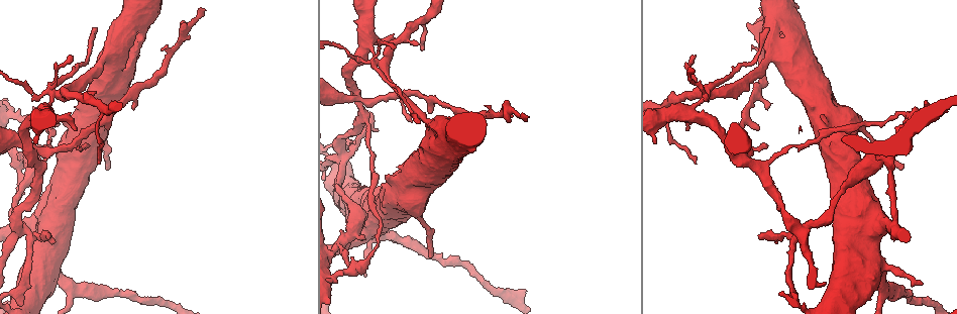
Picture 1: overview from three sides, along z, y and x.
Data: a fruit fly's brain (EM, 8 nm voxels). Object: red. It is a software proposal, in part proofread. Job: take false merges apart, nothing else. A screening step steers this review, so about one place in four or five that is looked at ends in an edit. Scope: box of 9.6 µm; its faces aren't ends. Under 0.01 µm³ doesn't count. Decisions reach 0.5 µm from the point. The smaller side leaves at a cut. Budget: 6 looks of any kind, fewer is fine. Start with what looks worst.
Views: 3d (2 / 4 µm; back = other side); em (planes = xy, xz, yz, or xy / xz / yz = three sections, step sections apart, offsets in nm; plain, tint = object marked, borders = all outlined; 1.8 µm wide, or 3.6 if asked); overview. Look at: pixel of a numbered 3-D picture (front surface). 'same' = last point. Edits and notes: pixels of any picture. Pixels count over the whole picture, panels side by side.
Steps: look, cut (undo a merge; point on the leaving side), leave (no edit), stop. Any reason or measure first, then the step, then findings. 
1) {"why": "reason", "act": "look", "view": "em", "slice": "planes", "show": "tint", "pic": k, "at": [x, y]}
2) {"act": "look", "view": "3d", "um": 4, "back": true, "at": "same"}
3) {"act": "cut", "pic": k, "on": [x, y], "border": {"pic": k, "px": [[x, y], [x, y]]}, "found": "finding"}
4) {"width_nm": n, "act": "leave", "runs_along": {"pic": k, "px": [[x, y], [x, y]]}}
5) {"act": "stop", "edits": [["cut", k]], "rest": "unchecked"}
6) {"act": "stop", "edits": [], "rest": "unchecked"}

{"why": "branch point", "act": "look", "view": "3d", "um": 2, "back": true, "pic": 1, "at": [343, 158]}

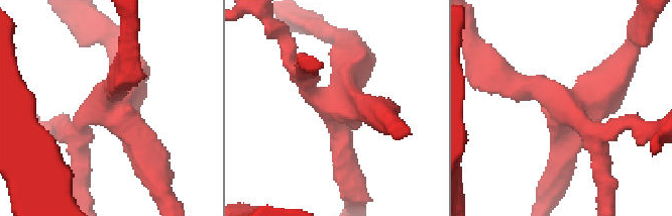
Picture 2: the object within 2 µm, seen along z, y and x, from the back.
{"arms": 3, "arm_widths_nm": [190, 240, 280], "act": "look", "view": "em", "slice": "planes", "show": "borders", "pic": 2, "at": [341, 103]}

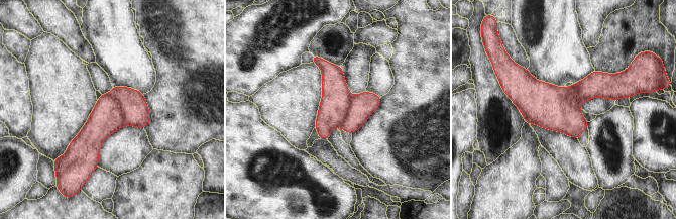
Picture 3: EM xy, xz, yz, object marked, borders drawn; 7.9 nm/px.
{"act": "cut", "pic": 3, "on": [135, 112], "border": {"pic": 3, "px": [[110, 92], [119, 105], [124, 124]]}, "found": "two neurons meet here"}

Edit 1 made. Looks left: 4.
{"why": "abrupt turn", "act": "look", "view": "em", "slice": "planes", "show": "borders", "pic": 1, "at": [712, 93]}

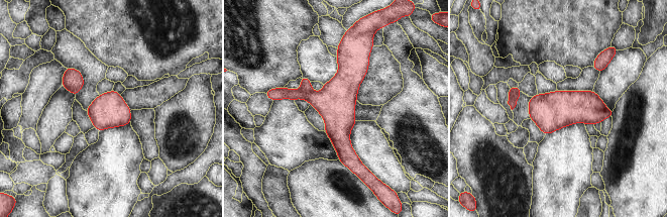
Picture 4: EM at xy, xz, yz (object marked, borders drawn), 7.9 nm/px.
{"width_nm": 280, "act": "cut", "pic": 4, "on": [306, 87], "border": {"pic": 4, "px": [[299, 90], [304, 92], [313, 91]]}, "found": "two neurons meet here"}

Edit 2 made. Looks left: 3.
{"why": "sharp bend", "act": "look", "view": "3d", "um": 4, "pic": 1, "at": [104, 58]}

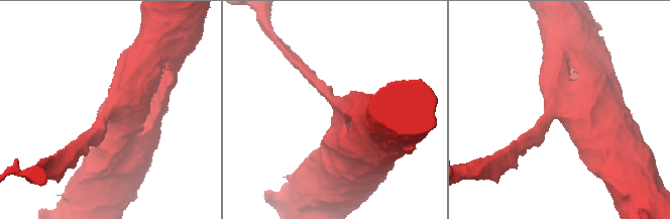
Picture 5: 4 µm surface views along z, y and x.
{"arms": 4, "act": "look", "view": "em", "slice": "planes", "show": "tint", "pic": 5, "at": [337, 104]}

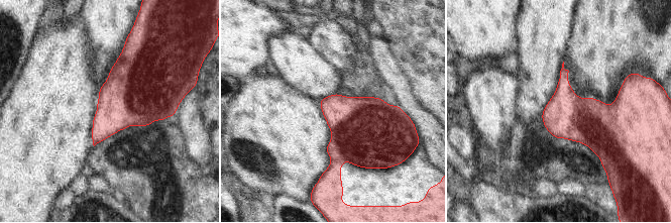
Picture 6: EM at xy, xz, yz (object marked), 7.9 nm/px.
{"width_nm": 360, "act": "leave", "found": "all the same neuron"}

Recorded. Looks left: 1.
{"act": "stop", "edits": [["cut", 3], ["cut", 4]], "rest": "unchecked"}

